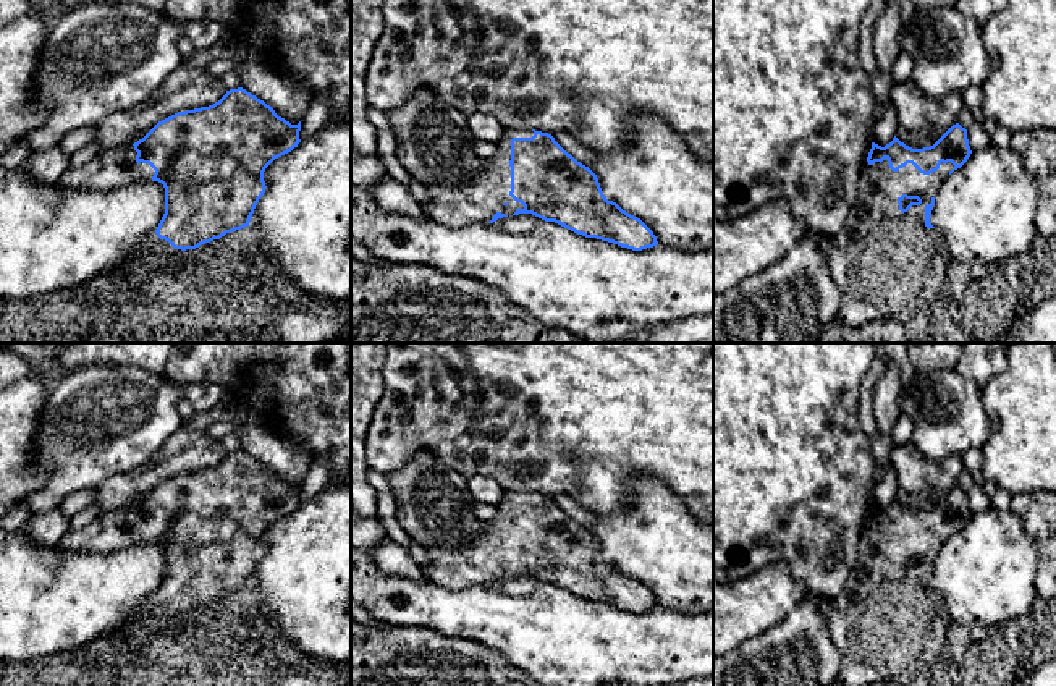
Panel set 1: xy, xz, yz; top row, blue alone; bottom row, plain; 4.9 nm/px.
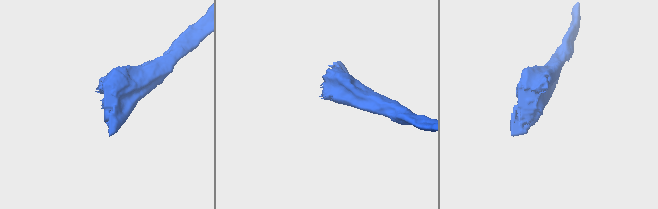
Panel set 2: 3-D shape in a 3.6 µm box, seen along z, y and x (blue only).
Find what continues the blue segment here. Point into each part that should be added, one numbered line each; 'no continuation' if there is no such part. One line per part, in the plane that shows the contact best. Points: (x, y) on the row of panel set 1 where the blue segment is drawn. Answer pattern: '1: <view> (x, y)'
1: xz (477, 201)

